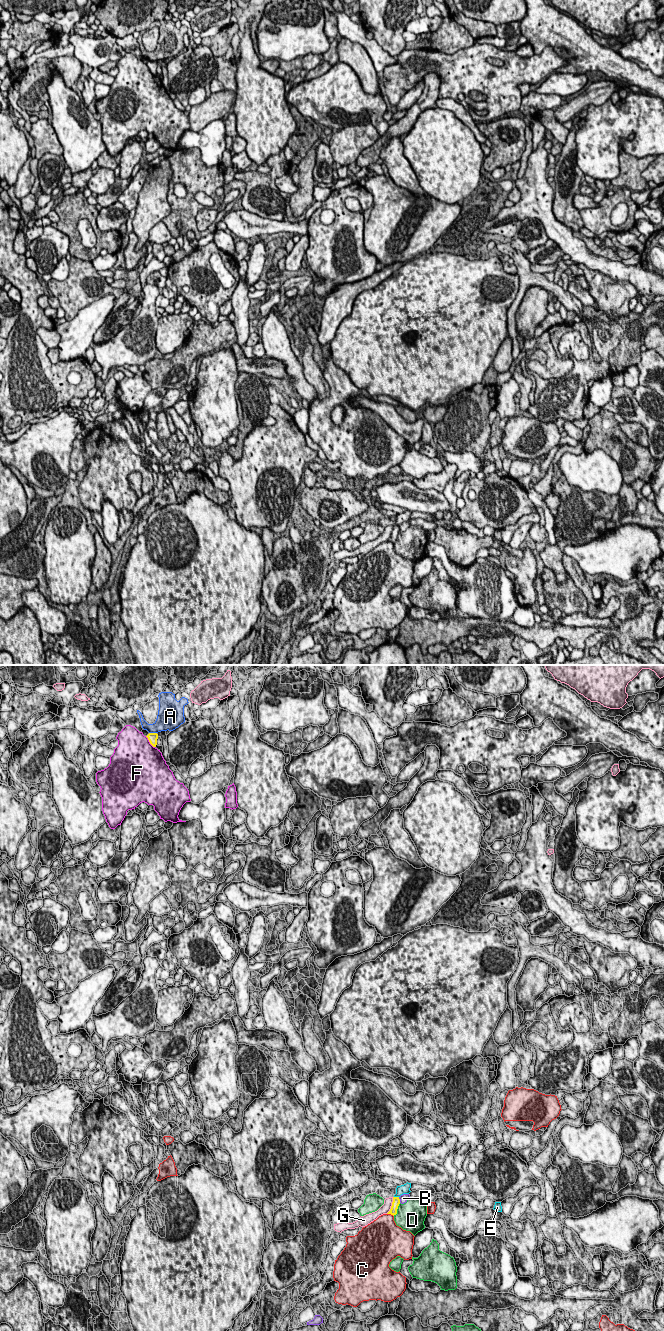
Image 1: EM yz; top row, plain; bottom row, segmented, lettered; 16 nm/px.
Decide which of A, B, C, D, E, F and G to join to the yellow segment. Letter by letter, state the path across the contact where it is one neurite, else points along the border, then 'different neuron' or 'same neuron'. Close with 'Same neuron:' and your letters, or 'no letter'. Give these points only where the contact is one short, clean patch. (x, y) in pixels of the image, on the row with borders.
A: different neuron
B: different neuron
C: different neuron
D: different neuron
E: border yz (394, 1196), (398, 1197); different neuron
F: different neuron
G: different neuron
Same neuron: no letter

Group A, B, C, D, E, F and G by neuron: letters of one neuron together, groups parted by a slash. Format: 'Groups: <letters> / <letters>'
Groups: A / B / C / D / E G / F

